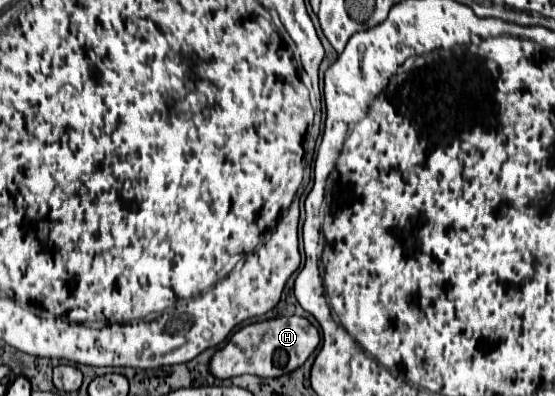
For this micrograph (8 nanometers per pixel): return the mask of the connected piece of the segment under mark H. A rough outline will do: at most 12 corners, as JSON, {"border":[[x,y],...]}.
{"border":[[304,317],[252,323],[216,351],[210,371],[282,377],[318,347]]}

